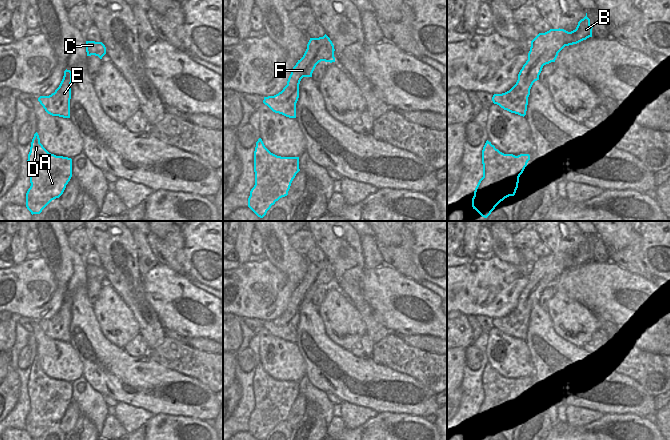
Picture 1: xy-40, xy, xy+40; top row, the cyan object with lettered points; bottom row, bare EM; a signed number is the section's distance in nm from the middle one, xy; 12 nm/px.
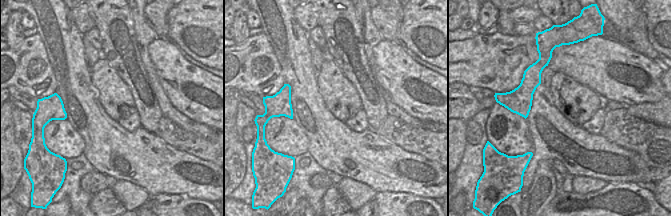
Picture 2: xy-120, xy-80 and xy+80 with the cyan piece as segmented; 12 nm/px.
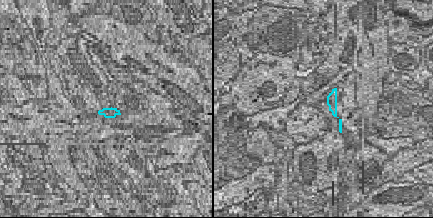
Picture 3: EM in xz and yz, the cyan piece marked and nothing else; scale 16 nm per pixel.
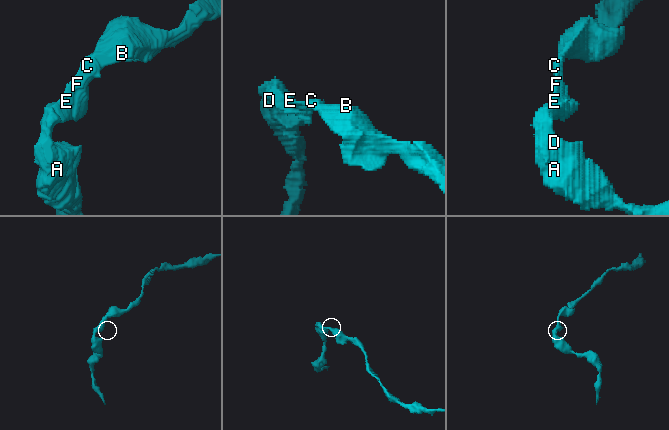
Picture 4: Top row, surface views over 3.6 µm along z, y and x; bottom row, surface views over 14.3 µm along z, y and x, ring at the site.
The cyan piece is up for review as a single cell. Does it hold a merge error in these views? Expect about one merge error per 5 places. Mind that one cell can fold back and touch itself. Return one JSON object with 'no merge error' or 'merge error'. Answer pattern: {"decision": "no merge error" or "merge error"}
{"decision": "no merge error"}

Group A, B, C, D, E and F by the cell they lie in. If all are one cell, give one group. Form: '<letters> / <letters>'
A B C D E F

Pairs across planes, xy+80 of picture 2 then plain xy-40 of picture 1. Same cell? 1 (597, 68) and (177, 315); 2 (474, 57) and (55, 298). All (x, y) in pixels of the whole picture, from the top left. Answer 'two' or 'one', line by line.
1: one
2: one

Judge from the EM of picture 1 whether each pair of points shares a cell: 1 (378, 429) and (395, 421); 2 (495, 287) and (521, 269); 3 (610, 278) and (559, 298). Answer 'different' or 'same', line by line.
1: same
2: same
3: different

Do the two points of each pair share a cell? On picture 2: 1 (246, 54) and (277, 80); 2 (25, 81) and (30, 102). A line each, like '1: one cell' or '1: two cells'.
1: one cell
2: two cells

